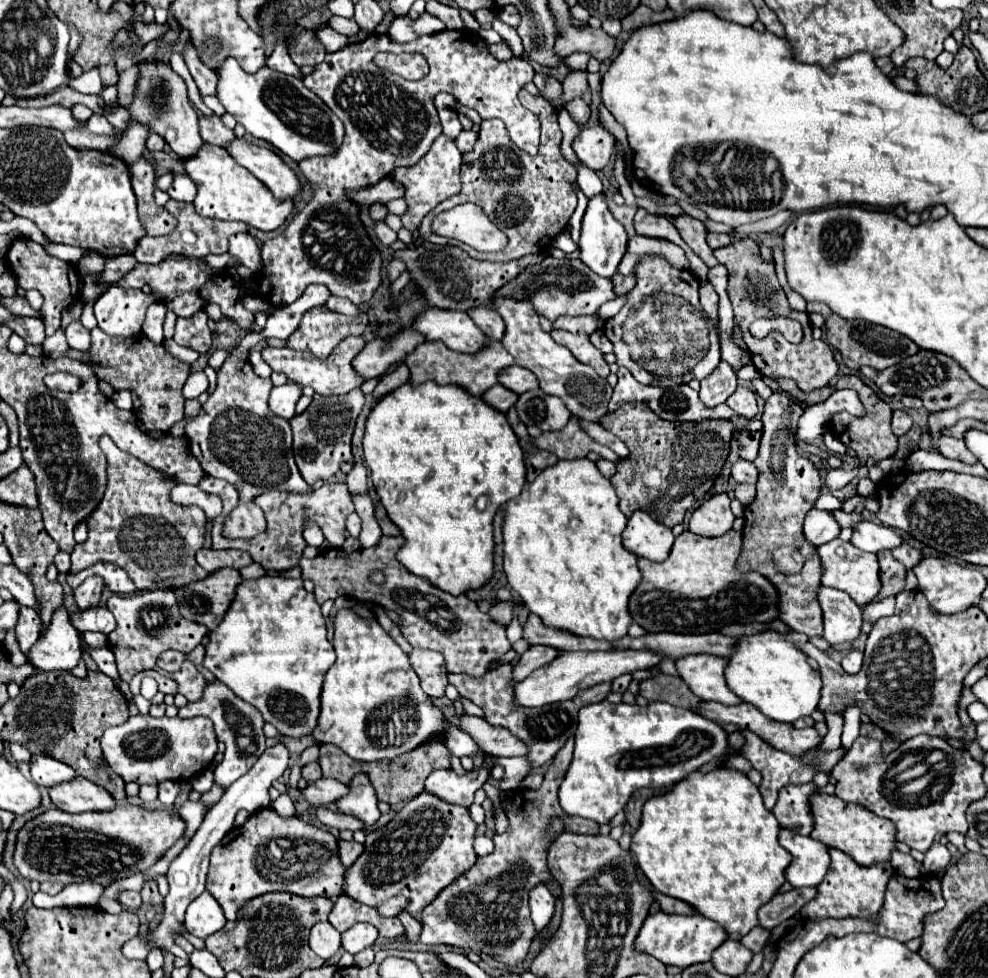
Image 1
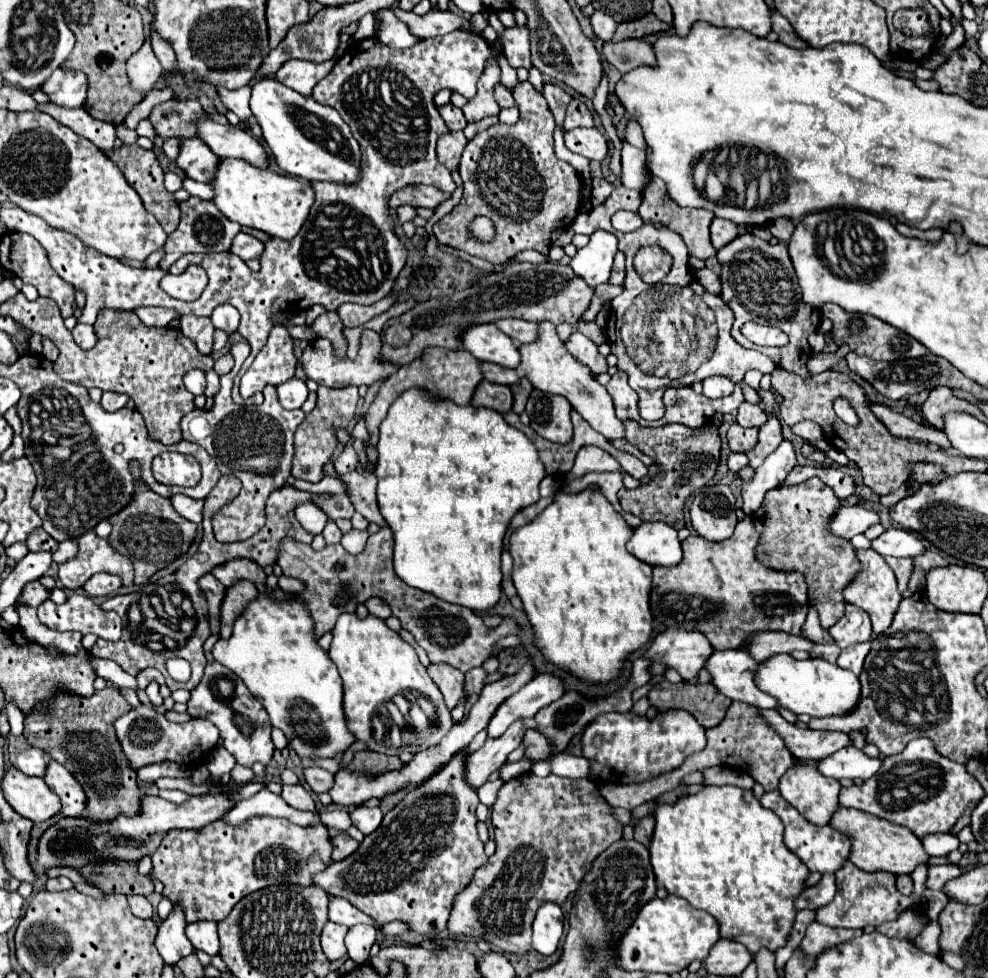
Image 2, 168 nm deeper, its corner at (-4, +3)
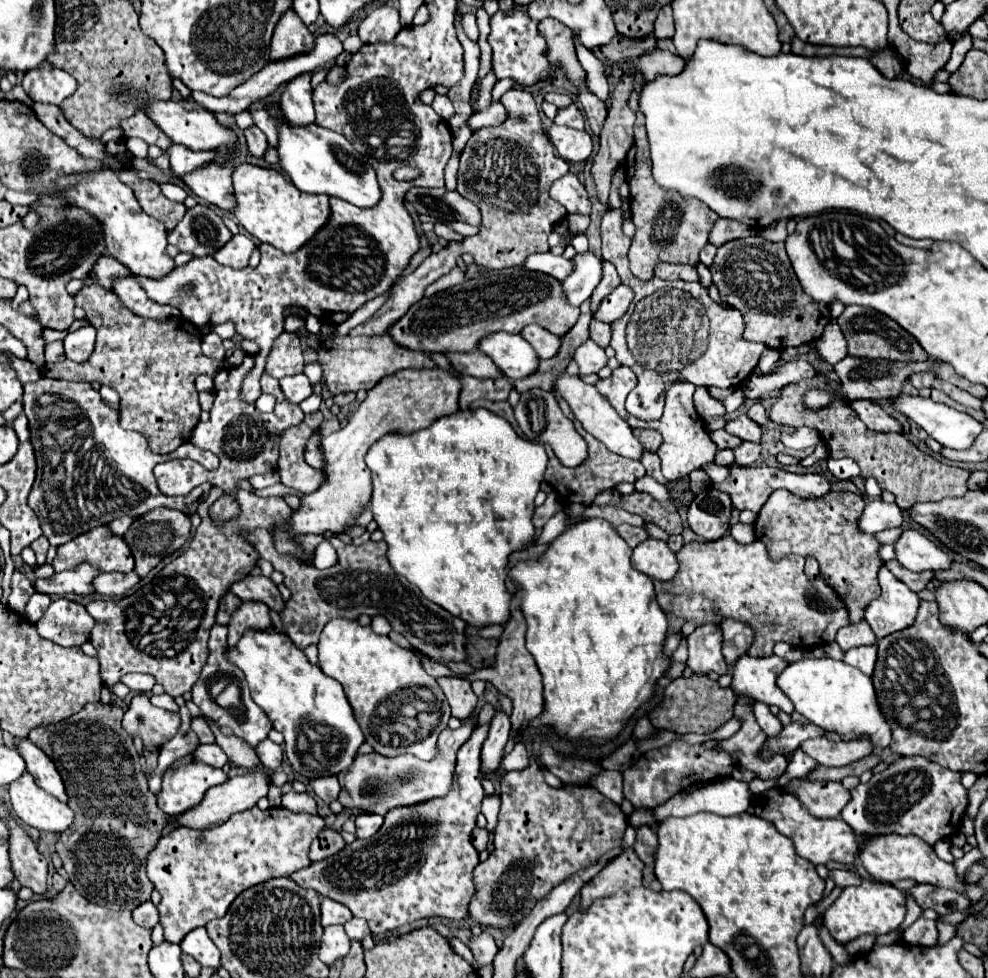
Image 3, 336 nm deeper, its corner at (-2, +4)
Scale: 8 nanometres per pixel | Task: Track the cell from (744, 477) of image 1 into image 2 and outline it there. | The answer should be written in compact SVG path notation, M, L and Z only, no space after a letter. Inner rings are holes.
M731 453L729 459L727 459L727 467L729 467L733 473L737 473L739 469L743 469L745 465L749 465L745 453Z

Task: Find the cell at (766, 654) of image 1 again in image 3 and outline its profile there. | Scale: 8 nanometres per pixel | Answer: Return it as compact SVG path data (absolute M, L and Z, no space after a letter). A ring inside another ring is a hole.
M803 658L791 662L785 672L777 676L777 686L793 702L795 710L809 722L829 732L839 732L843 740L853 740L861 734L867 734L871 736L875 748L889 746L891 732L881 716L881 710L877 708L871 678L857 668L833 658Z

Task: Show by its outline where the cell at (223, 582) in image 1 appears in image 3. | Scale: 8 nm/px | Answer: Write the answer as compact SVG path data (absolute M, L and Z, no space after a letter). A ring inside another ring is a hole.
M241 602L239 608L231 614L231 622L229 622L229 634L227 634L227 642L229 646L237 644L239 636L247 630L247 628L255 628L255 630L263 630L271 626L271 618L269 618L269 608L263 602Z

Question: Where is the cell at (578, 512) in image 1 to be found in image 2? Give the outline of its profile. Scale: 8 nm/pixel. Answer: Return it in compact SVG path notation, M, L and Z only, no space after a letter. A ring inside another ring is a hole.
M589 487L583 493L577 495L565 495L565 493L557 493L555 495L555 503L549 505L533 523L519 527L513 535L511 535L511 543L509 543L509 553L513 557L513 585L517 589L517 595L523 601L523 609L527 613L527 619L533 627L533 645L541 651L541 655L545 657L547 663L559 667L561 671L567 671L571 675L575 675L579 681L589 683L589 685L599 685L599 683L611 683L621 675L621 669L625 665L625 661L631 657L631 653L643 649L647 645L647 641L653 635L653 613L649 607L649 593L651 593L651 567L643 565L643 561L635 559L627 549L627 541L631 539L631 527L625 523L625 519L613 509L613 505L603 497L601 491L593 491L593 487Z

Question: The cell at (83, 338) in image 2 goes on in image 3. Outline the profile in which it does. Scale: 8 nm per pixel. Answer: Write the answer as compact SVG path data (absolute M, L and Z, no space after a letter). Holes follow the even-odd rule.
M91 324L69 332L65 338L65 356L75 362L85 362L95 346L95 330Z

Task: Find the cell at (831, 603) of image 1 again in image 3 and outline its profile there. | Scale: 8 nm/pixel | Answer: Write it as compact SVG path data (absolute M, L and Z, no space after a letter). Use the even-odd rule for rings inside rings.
M865 620L857 622L857 624L847 624L837 632L835 642L841 646L843 652L855 648L855 646L865 646L865 644L877 644L877 638L873 634L873 630L869 628L869 624Z

